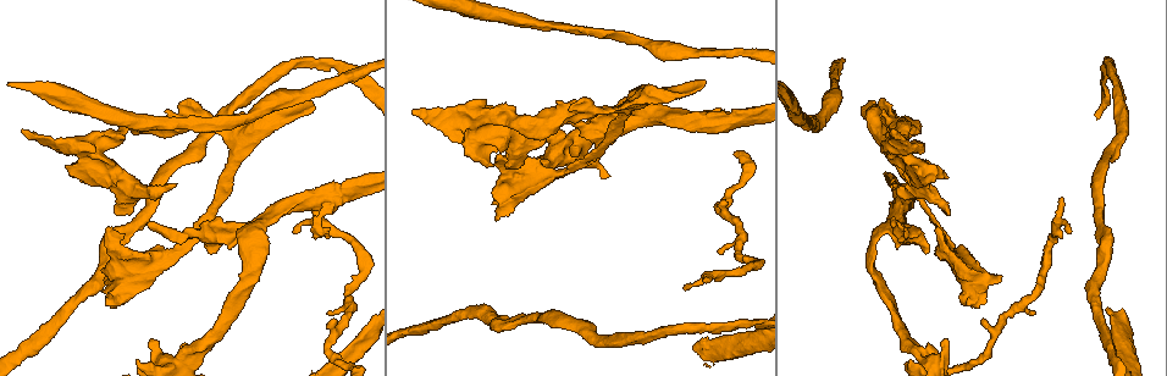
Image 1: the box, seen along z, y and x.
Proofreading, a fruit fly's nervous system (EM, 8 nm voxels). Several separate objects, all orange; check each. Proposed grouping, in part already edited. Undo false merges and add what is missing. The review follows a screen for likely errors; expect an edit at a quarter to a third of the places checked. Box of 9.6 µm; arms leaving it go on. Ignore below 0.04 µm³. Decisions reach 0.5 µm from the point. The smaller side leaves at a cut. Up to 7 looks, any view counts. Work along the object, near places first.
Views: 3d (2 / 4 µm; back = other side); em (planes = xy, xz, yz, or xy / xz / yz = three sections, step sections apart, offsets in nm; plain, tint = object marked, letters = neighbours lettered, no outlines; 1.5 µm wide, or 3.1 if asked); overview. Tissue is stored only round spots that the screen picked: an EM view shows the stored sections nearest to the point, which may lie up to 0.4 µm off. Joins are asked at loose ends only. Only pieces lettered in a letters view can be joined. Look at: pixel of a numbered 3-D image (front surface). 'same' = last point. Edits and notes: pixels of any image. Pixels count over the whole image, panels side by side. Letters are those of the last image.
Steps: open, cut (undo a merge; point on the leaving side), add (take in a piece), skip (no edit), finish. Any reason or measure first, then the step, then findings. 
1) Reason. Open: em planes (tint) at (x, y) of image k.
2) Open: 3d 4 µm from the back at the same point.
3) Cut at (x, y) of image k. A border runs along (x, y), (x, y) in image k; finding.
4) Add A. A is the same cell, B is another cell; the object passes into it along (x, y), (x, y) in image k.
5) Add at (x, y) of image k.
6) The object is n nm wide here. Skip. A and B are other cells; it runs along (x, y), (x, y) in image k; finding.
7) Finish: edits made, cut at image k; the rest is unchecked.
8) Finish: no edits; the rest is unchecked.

An open end. Open: 3d 2 µm at (725, 202) of image 1.

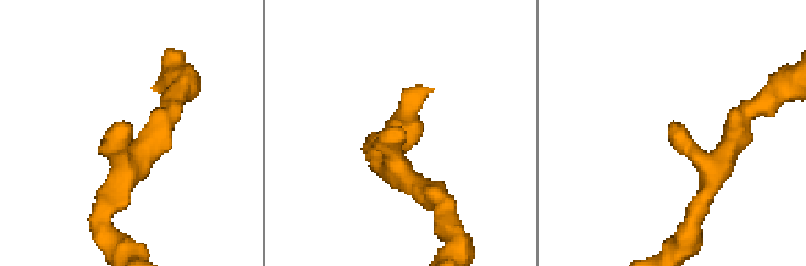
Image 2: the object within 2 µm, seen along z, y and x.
The arms are 180, 200 nm wide. Open: em planes (tint) at (128, 126) of image 2.

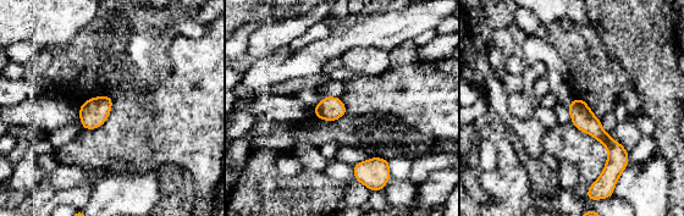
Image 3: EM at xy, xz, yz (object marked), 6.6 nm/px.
What lies round it. Open: em planes (letters) at the same point.

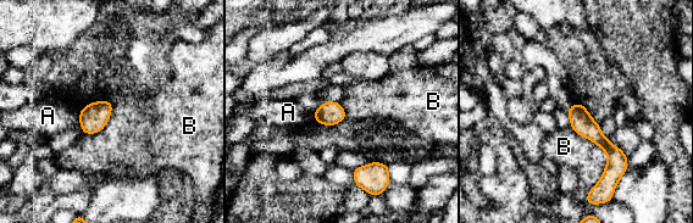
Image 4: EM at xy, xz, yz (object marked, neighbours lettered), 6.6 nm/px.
The object is 140 nm wide here. Skip. A and B are other cells; it runs along (575, 106), (611, 151), (611, 165) in image 4; none of them fits.

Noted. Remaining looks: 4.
Free end. Open: em planes (tint) at (920, 130) of image 1.

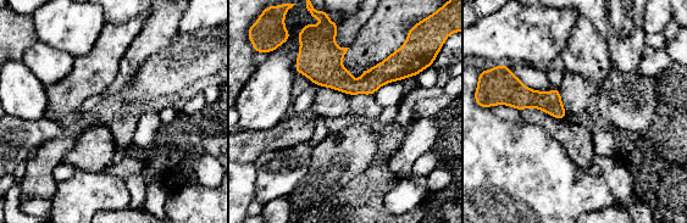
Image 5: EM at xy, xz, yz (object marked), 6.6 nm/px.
What lies round it. Open: em planes (letters) at the same point.

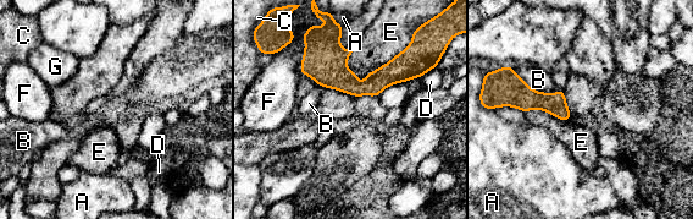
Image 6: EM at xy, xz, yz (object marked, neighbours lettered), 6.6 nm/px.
Skip. A, B, C, D, E, F and G are other cells; a border runs along (412, 38), (400, 51), (365, 76) in image 6; no lettered piece goes on from it.

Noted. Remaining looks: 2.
Open: em planes (tint) at (702, 281) of image 1.

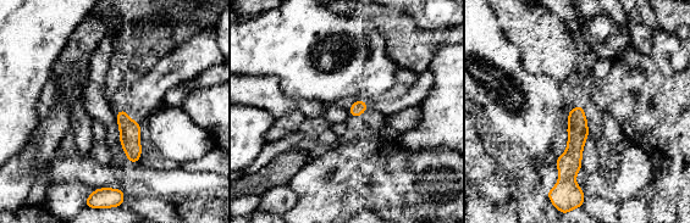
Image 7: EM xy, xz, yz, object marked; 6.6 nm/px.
Open: em planes (letters) at the same point.

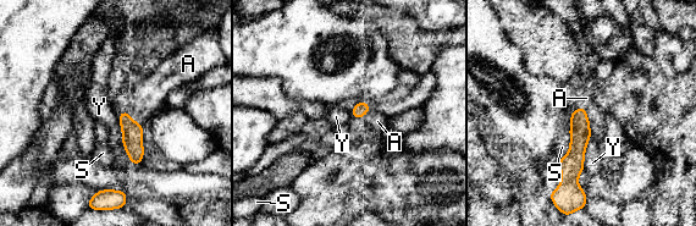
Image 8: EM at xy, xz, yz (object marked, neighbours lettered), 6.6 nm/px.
The longest contact is with Y, 360 nm. Add A. A is the same cell, S and Y are other cells; it goes on there.

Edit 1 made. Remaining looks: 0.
Finish: edits made, add at image 8; the rest is unchecked.

